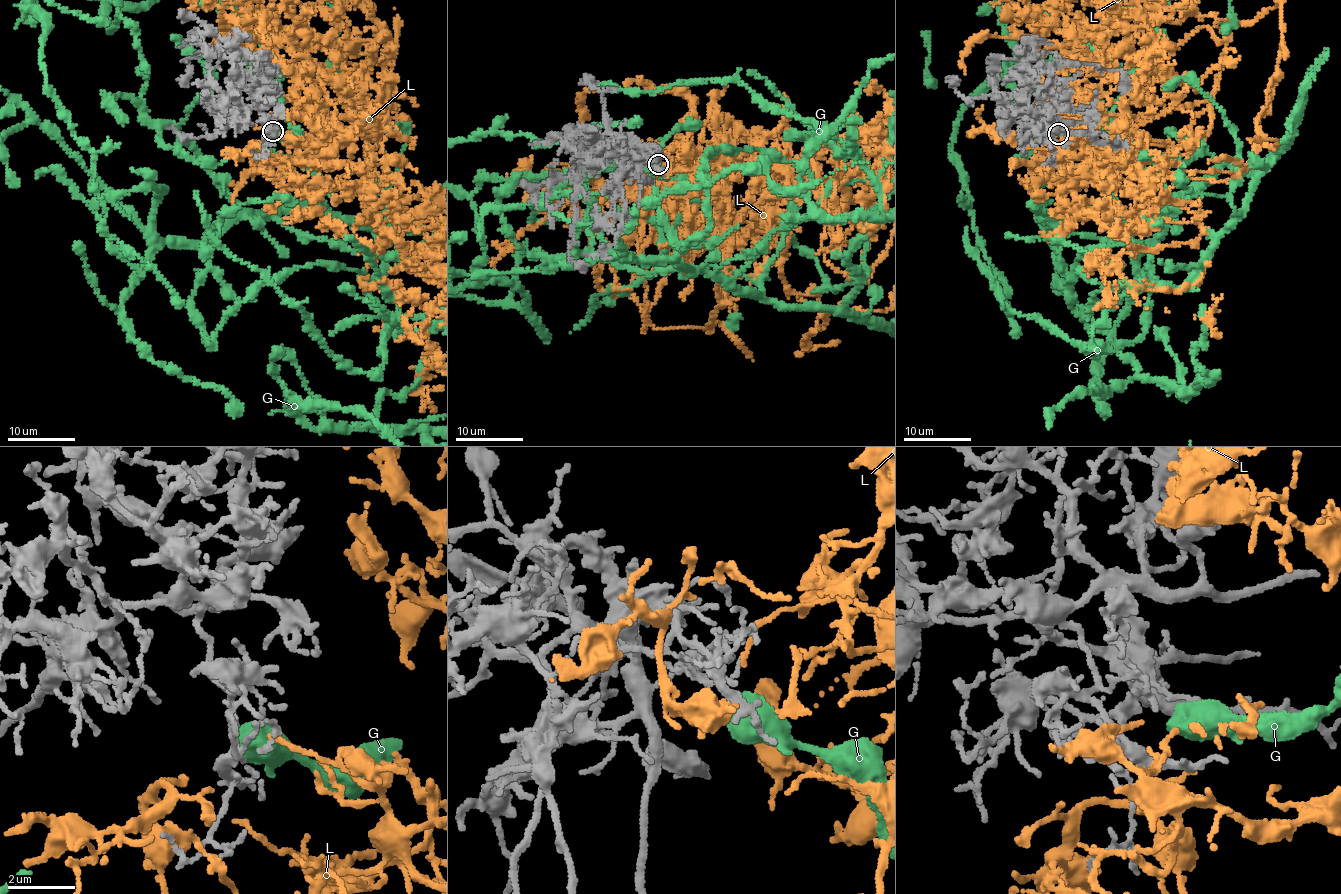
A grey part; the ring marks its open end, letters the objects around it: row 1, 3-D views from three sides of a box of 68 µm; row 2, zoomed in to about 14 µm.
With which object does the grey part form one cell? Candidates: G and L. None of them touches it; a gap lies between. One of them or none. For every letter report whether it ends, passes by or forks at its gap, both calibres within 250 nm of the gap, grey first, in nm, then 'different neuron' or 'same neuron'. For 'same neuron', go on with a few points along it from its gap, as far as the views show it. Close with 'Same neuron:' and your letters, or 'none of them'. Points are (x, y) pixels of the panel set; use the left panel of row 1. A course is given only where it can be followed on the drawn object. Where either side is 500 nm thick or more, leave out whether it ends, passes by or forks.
G: 160/700 nm | different neuron
L: it ends | 160/130 nm | same neuron
Same neuron: L

